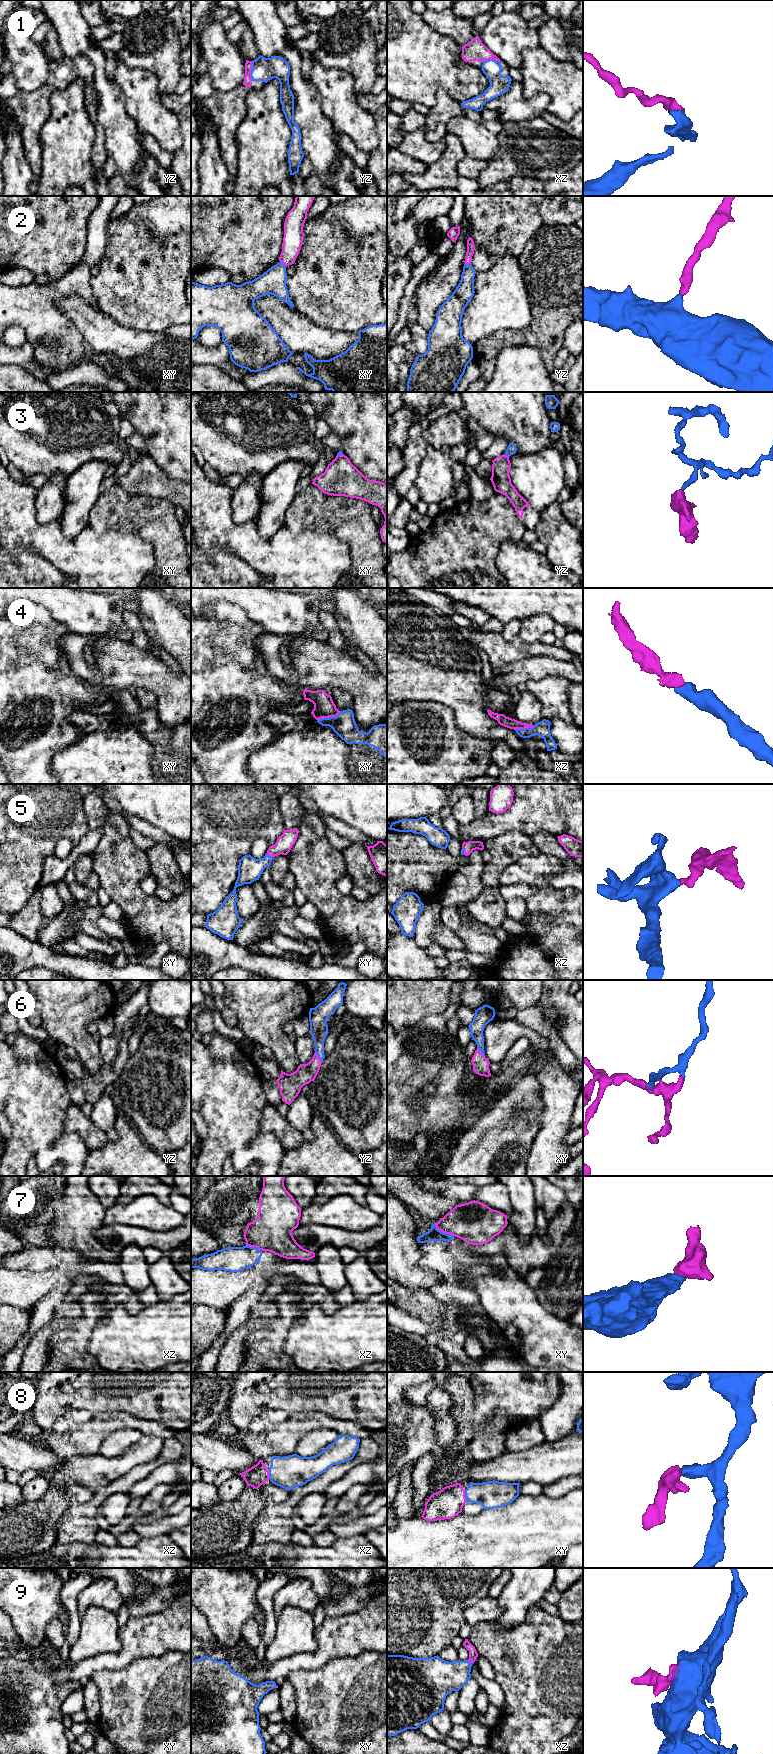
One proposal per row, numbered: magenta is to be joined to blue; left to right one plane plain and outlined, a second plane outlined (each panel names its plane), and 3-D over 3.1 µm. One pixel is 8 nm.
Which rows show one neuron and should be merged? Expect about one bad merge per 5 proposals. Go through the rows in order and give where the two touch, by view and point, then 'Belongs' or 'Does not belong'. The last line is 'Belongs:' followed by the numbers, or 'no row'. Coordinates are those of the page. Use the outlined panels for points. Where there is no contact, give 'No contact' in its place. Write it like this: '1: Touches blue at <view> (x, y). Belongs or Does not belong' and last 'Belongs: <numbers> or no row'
1: Touches blue at yz (251, 71). Belongs
2: Touches blue at xy (283, 264). Belongs
3: Touches blue at yz (506, 455). Does not belong
4: Touches blue at xy (329, 717). Belongs
5: Touches blue at xy (270, 856). Belongs
6: Touches blue at yz (318, 1057). Belongs
7: Touches blue at xy (442, 1232). Does not belong
8: Touches blue at xy (465, 1496). Belongs
9: Touches blue at xz (469, 1661). Belongs
Belongs: 1, 2, 4, 5, 6, 8, 9

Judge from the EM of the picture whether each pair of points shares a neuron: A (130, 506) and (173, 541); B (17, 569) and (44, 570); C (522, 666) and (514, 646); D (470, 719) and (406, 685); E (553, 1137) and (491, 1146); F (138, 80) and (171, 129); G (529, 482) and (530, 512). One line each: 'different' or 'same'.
A: same
B: same
C: different
D: same
E: different
F: same
G: different

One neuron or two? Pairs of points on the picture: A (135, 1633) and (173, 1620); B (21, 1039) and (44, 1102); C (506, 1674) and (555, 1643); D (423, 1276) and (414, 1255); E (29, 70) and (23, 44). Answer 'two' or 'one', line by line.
A: one
B: one
C: one
D: one
E: one

